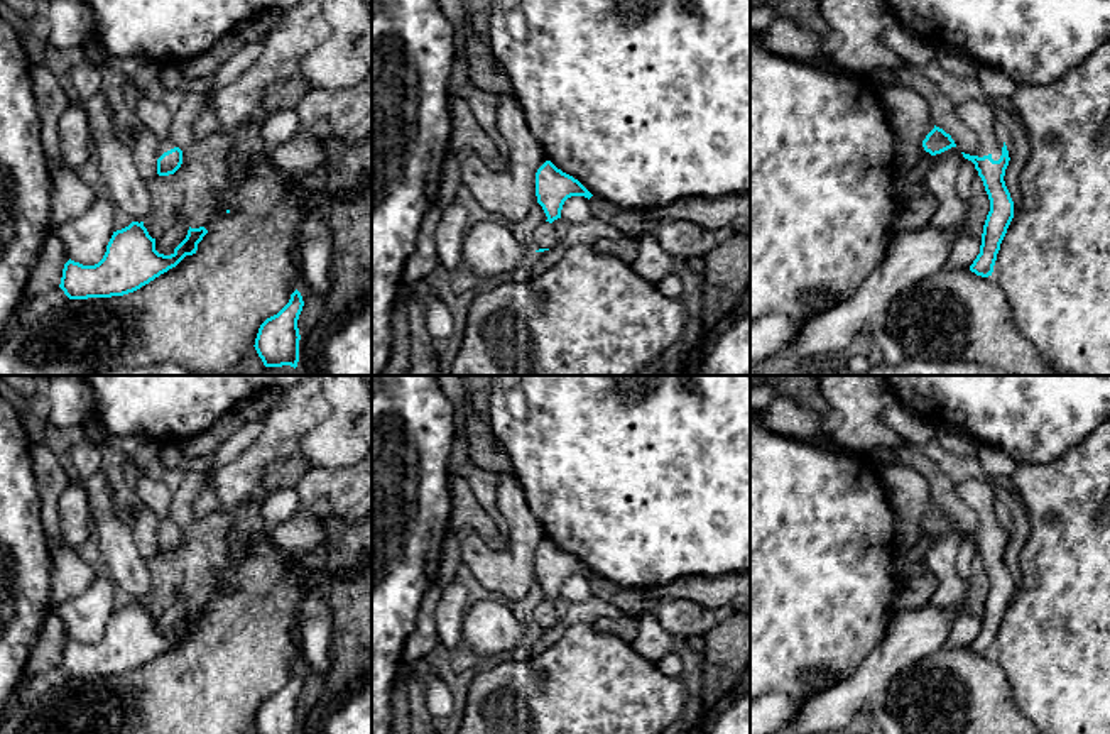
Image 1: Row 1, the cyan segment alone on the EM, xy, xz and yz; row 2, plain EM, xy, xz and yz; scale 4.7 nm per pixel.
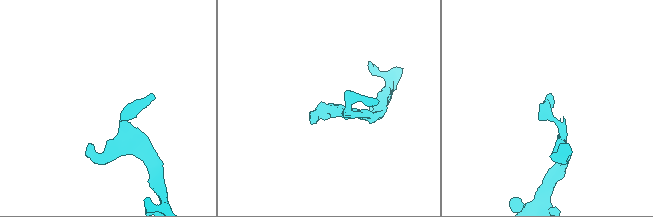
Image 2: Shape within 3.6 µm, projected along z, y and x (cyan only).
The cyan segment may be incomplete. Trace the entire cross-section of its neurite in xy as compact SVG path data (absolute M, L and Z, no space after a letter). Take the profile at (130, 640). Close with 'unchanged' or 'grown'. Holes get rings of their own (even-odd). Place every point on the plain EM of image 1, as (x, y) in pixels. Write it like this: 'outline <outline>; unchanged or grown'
outline M144 600L113 611L103 638L95 644L68 639L59 666L69 678L123 675L140 668L161 653L176 646L186 634L198 629L208 612L204 605L188 609L186 617L171 634L155 629Z; unchanged

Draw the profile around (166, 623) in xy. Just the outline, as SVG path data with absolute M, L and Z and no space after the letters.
M177 590L174 602L155 619L155 629L164 634L174 633L174 627L186 617L188 609L188 599Z

